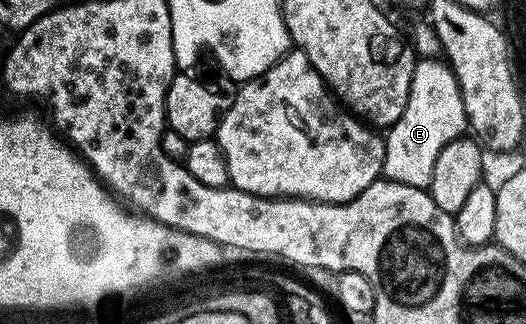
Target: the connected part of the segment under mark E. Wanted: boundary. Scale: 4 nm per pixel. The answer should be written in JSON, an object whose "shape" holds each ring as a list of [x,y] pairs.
{"shape":[[[439,58],[416,59],[405,114],[385,132],[383,176],[405,186],[430,189],[437,154],[441,154],[449,142],[460,139],[468,128],[465,102],[455,71]]]}

